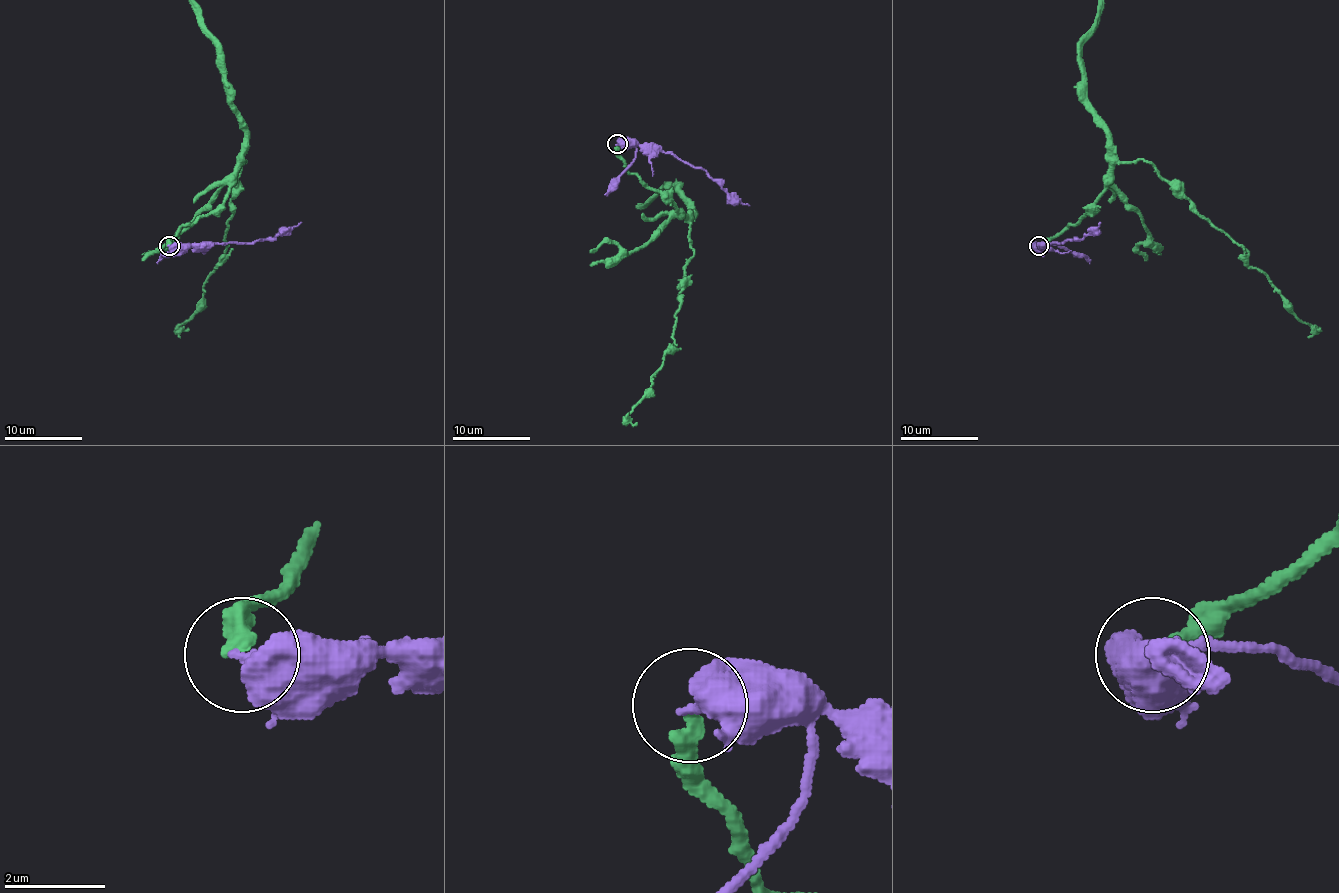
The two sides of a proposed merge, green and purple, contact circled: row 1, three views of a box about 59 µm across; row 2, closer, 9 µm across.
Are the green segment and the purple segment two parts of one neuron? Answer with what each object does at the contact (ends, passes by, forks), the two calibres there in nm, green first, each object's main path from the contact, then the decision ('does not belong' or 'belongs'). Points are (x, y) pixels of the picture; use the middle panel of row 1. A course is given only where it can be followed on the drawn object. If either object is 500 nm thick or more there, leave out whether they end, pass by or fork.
340 nm thick on the green side, 600 nm on the other; purple runs (617, 144), (660, 146), (701, 167), (728, 193), (750, 205); belongs

